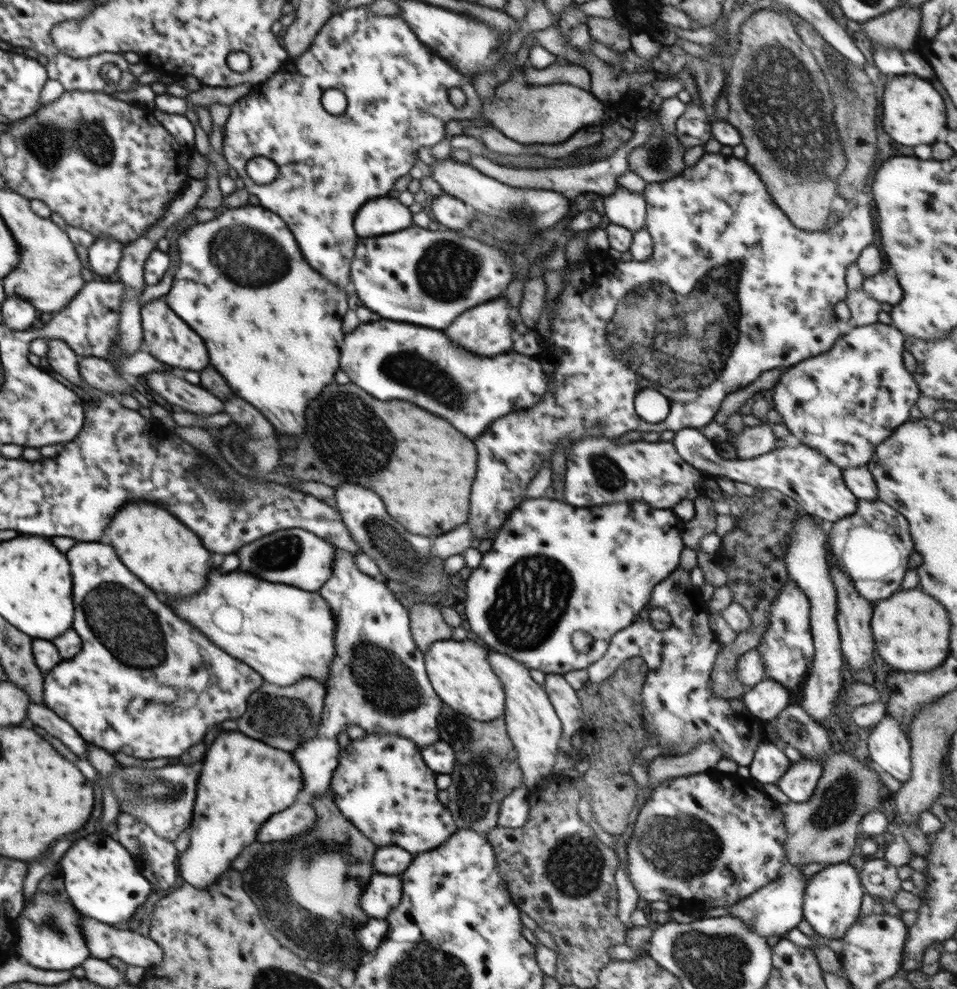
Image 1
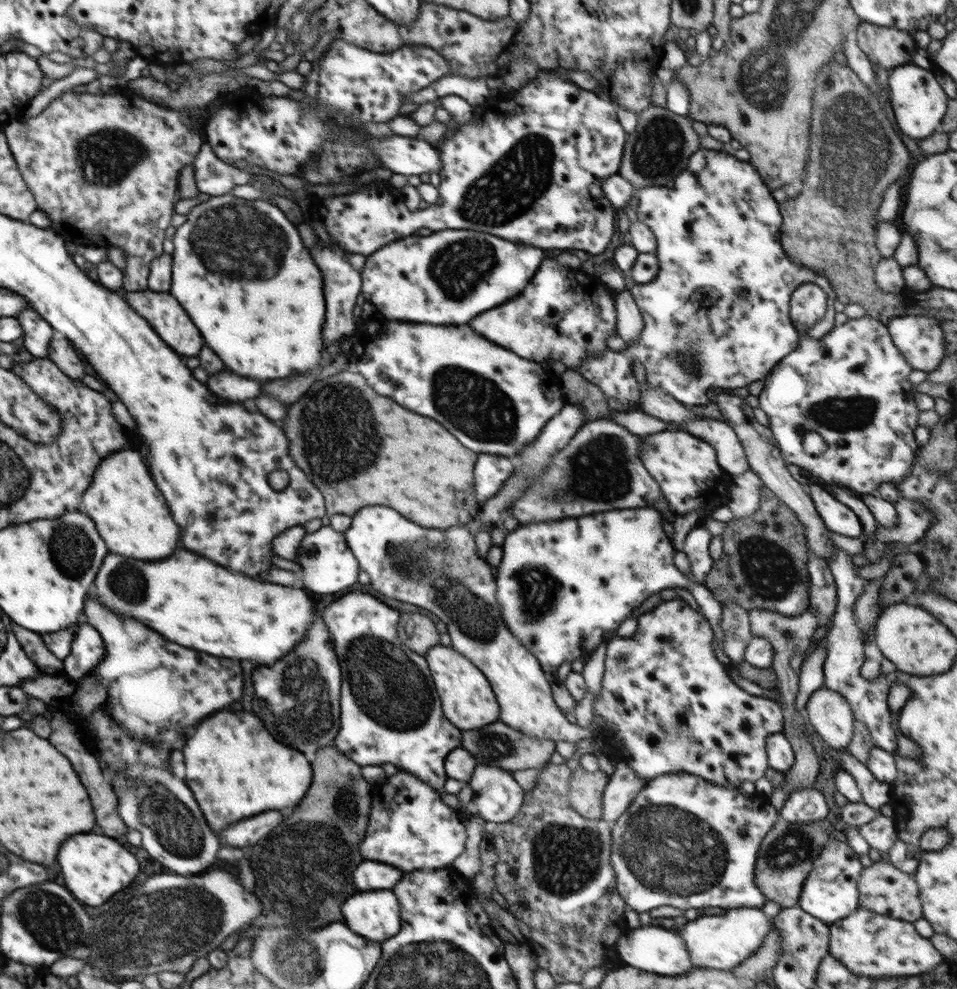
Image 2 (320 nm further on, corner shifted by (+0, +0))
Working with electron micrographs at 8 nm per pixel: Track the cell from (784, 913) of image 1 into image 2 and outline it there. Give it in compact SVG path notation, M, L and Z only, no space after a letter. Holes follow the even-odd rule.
M732 908L720 910L720 916L702 916L694 922L690 921L688 924L682 925L679 930L679 935L682 937L686 945L690 961L694 967L699 969L715 969L720 971L730 971L740 966L746 958L751 957L754 951L762 944L766 934L770 933L774 927L772 918L765 913L762 908Z

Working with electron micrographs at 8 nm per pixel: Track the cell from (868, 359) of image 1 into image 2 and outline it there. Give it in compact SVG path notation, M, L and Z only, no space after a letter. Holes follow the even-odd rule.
M808 283L801 285L791 294L790 314L795 327L801 334L801 339L799 345L790 354L787 354L764 379L762 392L757 396L759 398L759 407L766 412L773 437L777 440L776 444L781 450L783 459L787 463L795 464L796 466L800 466L800 468L804 468L804 470L808 470L814 482L821 484L821 486L830 484L830 487L846 487L856 492L856 494L874 494L877 493L881 484L902 483L904 477L911 472L913 460L915 460L915 452L919 450L919 445L914 438L914 430L918 428L918 417L921 411L916 406L913 384L908 380L908 376L913 371L913 368L907 363L905 356L900 354L900 351L896 348L887 325L877 321L868 314L860 318L848 319L844 324L832 328L825 337L819 339L810 338L807 335L807 330L824 316L826 306L826 294L816 284ZM805 432L819 434L827 444L826 450L816 456L804 452L803 436Z

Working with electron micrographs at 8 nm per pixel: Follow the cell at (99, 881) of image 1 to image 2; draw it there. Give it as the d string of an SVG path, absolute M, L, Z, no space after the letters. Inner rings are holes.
M76 834L68 838L58 850L58 864L64 874L68 890L88 906L100 906L110 896L126 888L138 874L140 864L134 854L130 854L116 840L94 834Z

